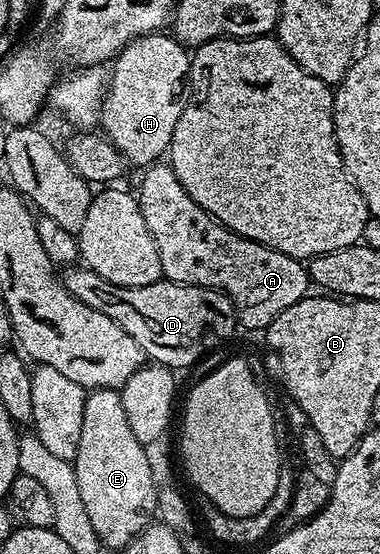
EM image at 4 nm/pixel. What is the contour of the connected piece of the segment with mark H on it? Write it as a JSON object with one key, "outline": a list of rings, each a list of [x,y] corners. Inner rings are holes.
{"outline":[[[160,32],[147,34],[144,38],[134,38],[126,48],[119,51],[113,65],[115,74],[113,70],[107,96],[103,99],[101,130],[132,167],[146,168],[160,161],[170,151],[173,128],[177,128],[177,120],[181,120],[181,112],[189,94],[191,54],[188,47],[170,33]]]}

